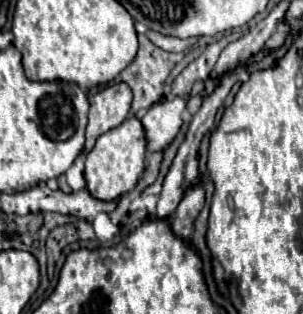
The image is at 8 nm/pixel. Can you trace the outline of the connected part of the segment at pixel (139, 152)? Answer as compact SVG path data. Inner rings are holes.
M129 117L119 127L103 133L93 151L85 157L85 181L87 191L101 201L113 201L121 197L123 193L131 191L137 181L141 179L141 173L145 171L145 159L147 159L147 137L145 127L139 119Z

